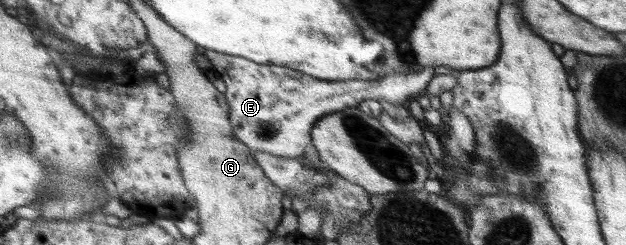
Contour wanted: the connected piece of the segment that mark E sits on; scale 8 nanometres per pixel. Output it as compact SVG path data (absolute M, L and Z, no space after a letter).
M209 49L203 55L210 61L226 84L225 99L229 106L229 120L235 137L249 149L267 152L284 158L302 158L311 142L312 127L326 117L346 107L357 107L366 99L387 100L407 105L413 97L422 94L435 77L437 66L427 66L418 72L396 74L392 72L371 81L352 79L327 81L314 78L287 66L262 65L246 58L234 57Z

